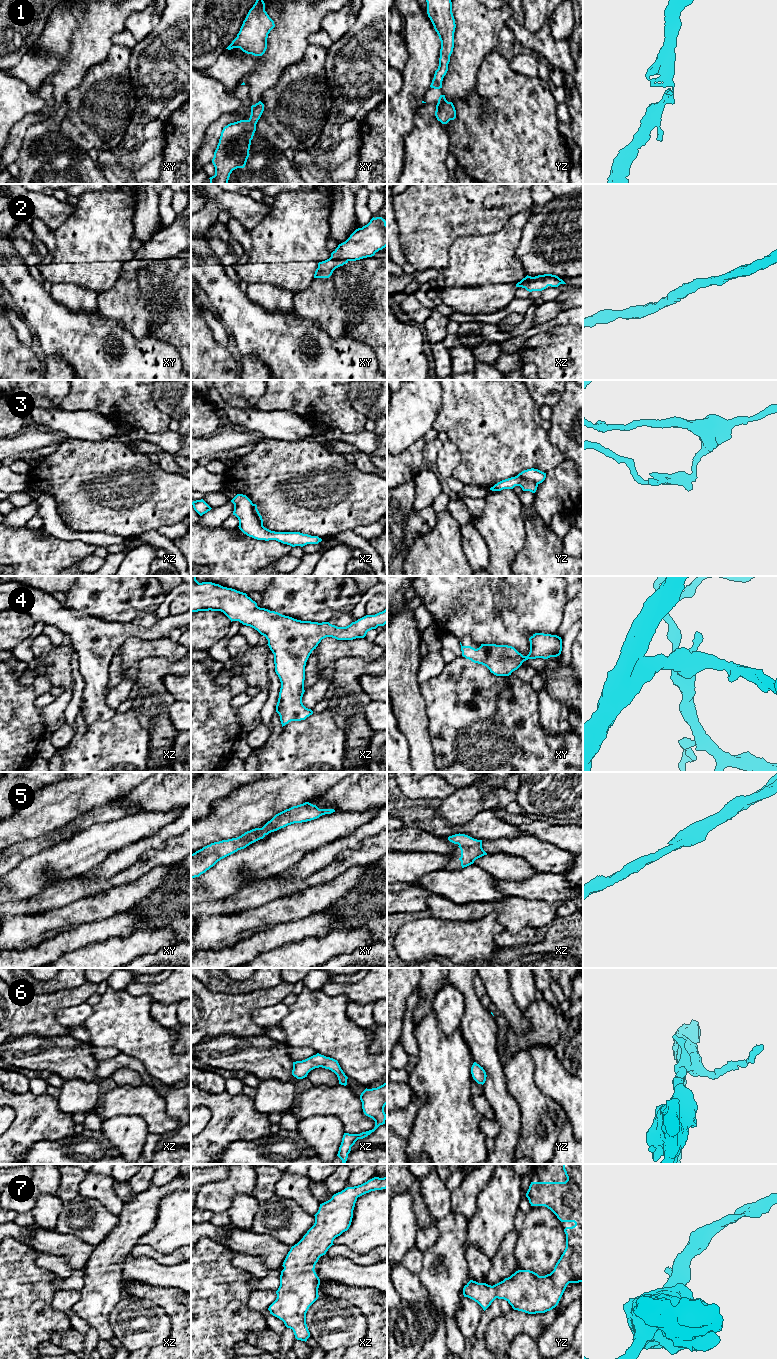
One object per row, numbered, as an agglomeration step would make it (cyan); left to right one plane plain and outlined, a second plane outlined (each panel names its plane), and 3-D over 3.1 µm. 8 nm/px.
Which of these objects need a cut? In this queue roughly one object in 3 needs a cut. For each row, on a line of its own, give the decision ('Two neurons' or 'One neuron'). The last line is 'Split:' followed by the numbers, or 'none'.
1: One neuron
2: One neuron
3: Two neurons
4: One neuron
5: One neuron
6: One neuron
7: One neuron
Split: 3

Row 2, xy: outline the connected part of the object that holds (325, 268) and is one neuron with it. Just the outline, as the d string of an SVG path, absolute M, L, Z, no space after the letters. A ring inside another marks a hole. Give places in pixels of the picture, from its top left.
M373 217L367 225L356 229L345 242L339 244L329 259L318 263L314 278L329 278L336 268L349 261L372 257L386 246L386 221L382 217Z

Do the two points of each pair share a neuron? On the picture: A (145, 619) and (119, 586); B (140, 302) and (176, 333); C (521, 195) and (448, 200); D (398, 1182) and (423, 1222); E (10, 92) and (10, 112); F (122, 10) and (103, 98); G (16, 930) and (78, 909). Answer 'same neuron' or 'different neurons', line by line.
A: different neurons
B: same neuron
C: same neuron
D: same neuron
E: same neuron
F: different neurons
G: same neuron

